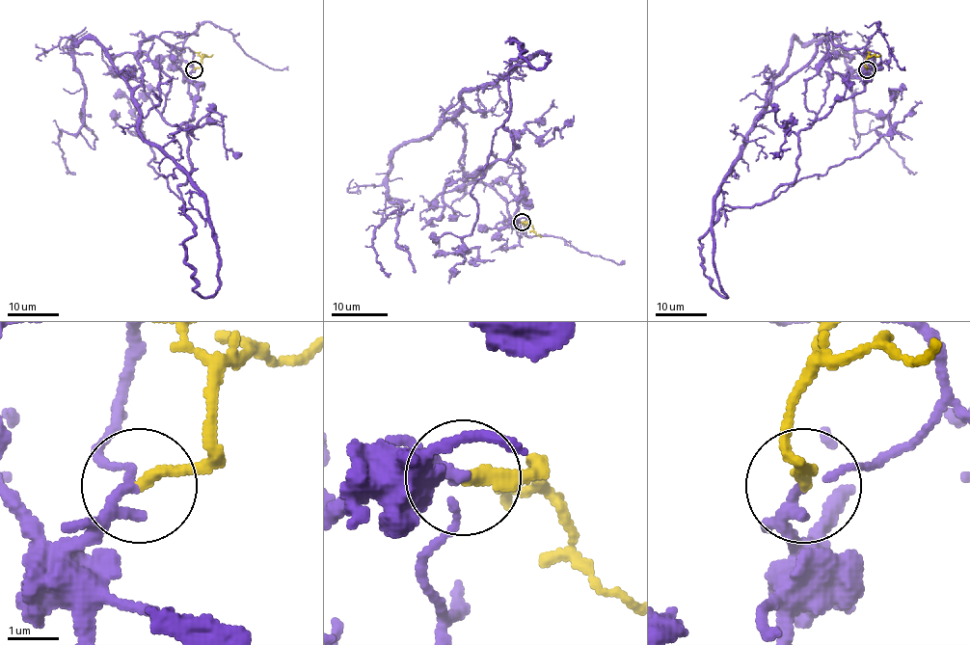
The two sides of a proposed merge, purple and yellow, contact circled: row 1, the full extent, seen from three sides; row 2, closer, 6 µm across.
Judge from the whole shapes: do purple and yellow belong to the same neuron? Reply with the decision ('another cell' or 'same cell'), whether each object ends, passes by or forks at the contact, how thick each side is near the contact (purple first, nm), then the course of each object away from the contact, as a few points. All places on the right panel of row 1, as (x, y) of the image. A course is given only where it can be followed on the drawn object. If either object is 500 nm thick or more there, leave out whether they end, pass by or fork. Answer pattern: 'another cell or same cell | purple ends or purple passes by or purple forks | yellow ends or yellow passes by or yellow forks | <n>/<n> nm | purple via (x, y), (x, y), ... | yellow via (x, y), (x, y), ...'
same cell | purple forks | yellow ends | 120/240 nm | purple via (867, 69), (877, 53), (829, 38), (774, 88), (791, 42), (833, 39), (854, 127), (917, 173) | yellow via (867, 69), (866, 61), (879, 54)

